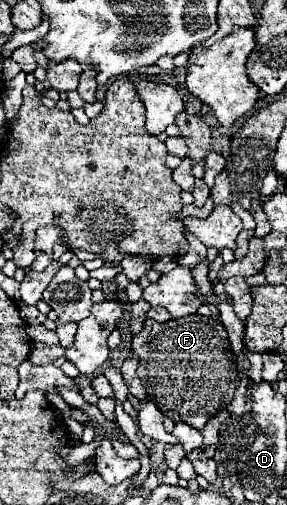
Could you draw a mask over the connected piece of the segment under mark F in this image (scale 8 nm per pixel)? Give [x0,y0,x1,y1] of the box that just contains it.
[131,315,237,429]

